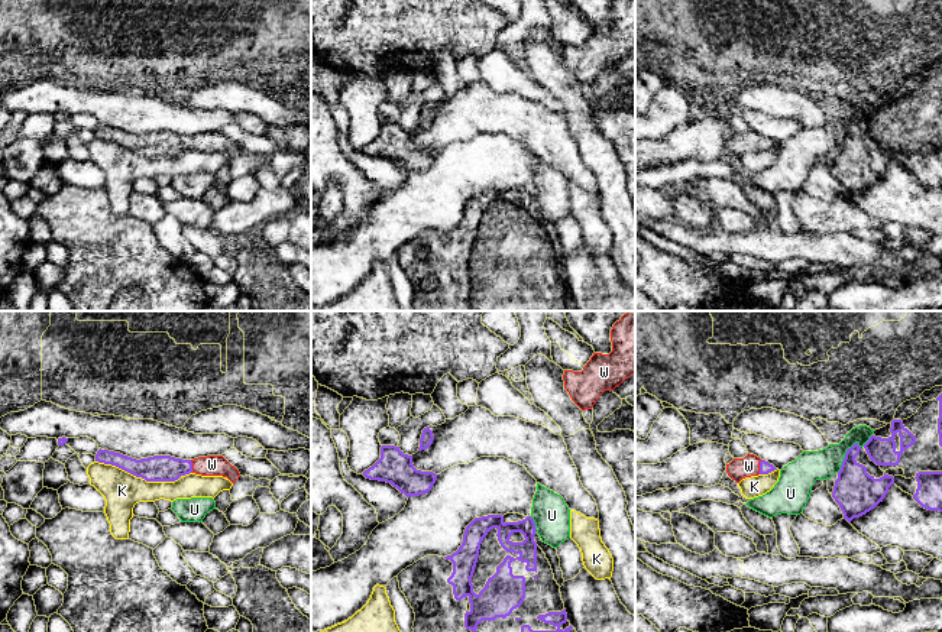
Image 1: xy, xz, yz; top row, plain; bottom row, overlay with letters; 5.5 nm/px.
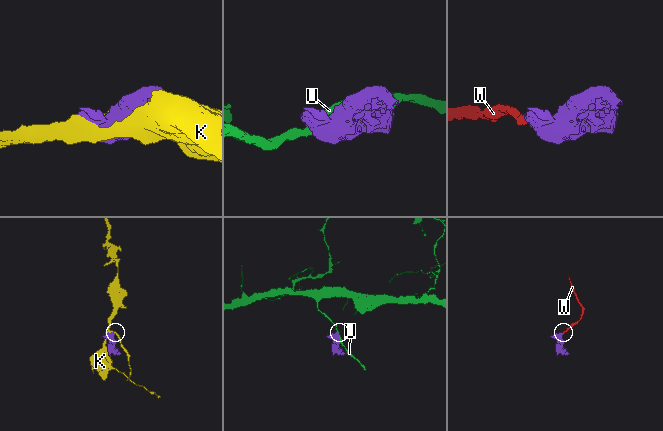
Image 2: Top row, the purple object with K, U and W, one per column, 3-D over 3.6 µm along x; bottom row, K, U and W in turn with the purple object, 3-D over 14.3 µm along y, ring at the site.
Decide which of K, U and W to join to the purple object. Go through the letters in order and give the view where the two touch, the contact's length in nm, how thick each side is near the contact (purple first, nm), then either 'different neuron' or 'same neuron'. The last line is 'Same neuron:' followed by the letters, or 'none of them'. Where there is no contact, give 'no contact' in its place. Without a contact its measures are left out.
K: xy | 550 nm | 140/220 nm | different neuron
U: yz | 200 nm | 240/170 nm | different neuron
W: yz | 80 nm | 70/120 nm | same neuron
Same neuron: W

